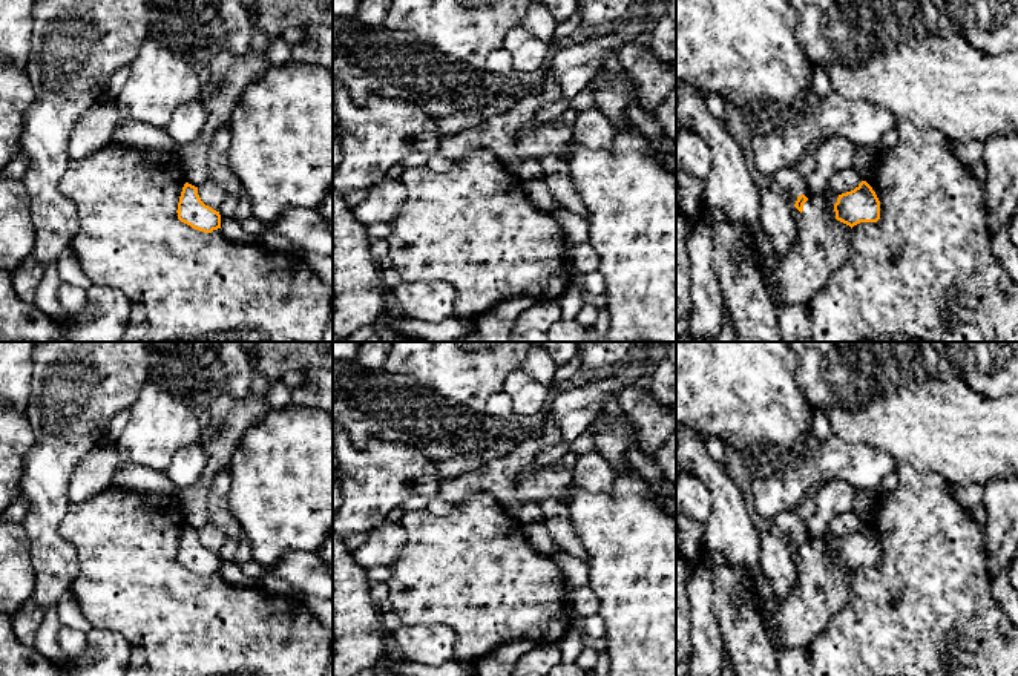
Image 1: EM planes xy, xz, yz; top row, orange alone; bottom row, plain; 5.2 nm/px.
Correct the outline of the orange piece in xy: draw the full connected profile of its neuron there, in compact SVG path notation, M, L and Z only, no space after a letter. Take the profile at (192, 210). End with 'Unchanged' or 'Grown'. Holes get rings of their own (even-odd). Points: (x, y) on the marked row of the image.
M186 182L178 202L178 219L195 230L212 233L221 228L221 215L212 207L205 205L199 195L198 187Z. Unchanged

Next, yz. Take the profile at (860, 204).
M862 181L854 190L839 195L834 212L837 221L852 228L860 222L877 222L880 201L872 187Z. Unchanged

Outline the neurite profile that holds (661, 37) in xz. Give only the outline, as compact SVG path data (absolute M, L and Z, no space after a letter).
M668 0L664 15L652 21L645 41L659 61L676 72L676 0Z

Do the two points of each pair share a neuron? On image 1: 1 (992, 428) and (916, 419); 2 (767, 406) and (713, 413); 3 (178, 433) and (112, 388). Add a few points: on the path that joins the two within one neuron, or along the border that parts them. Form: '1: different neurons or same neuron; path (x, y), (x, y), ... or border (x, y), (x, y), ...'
1: same neuron; path (974, 428), (946, 428), (934, 423)
2: same neuron; path (753, 406), (727, 406)
3: different neurons; border (149, 380), (129, 408)

